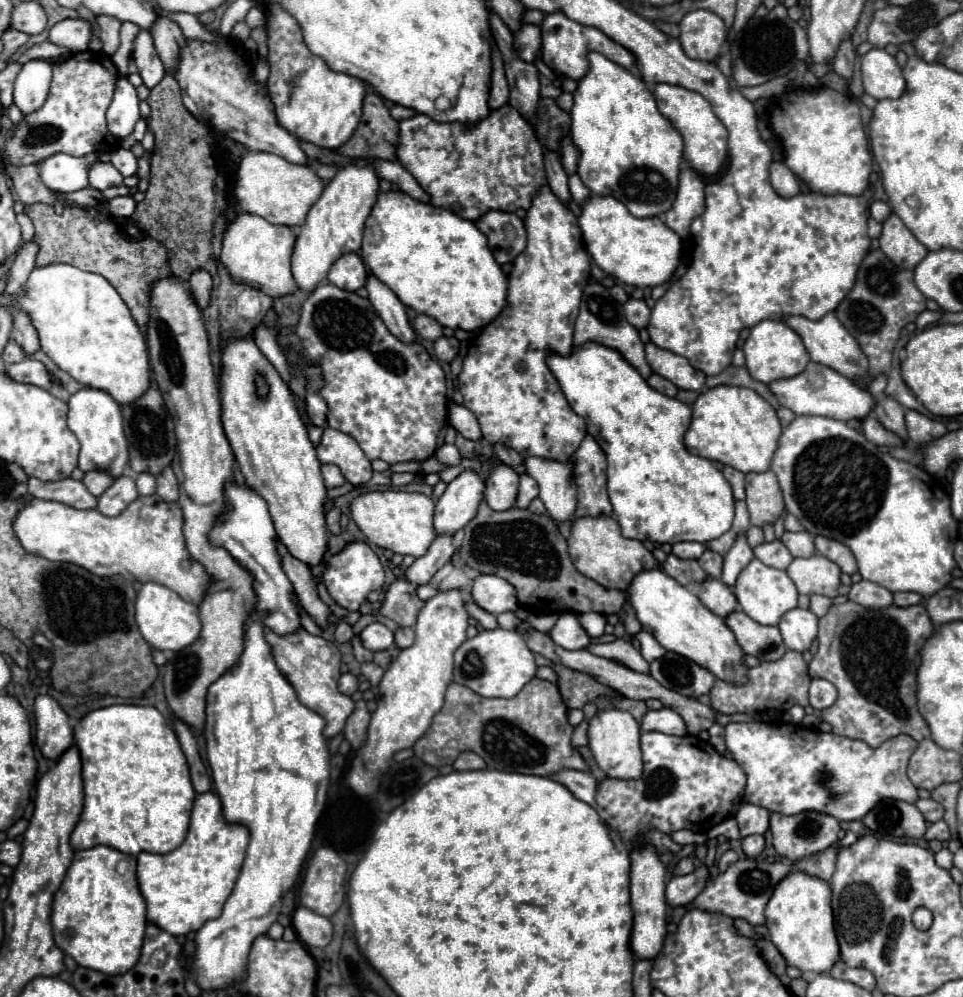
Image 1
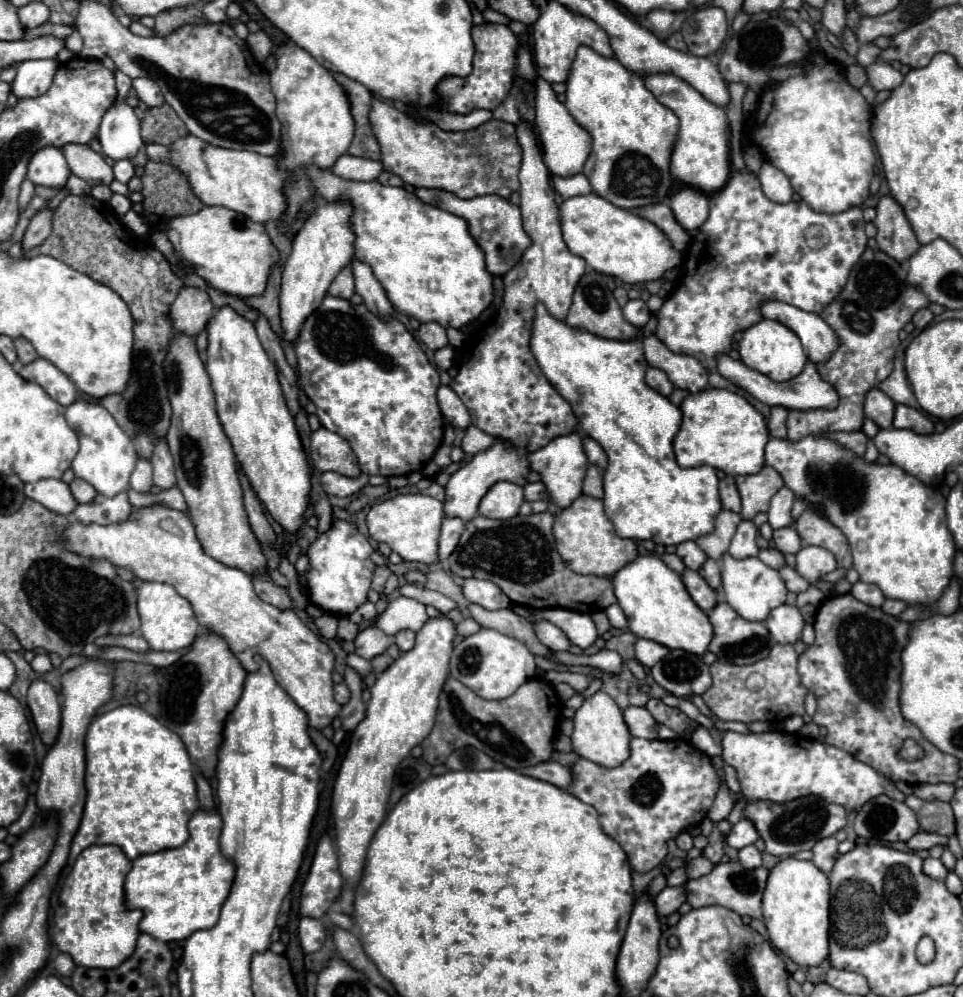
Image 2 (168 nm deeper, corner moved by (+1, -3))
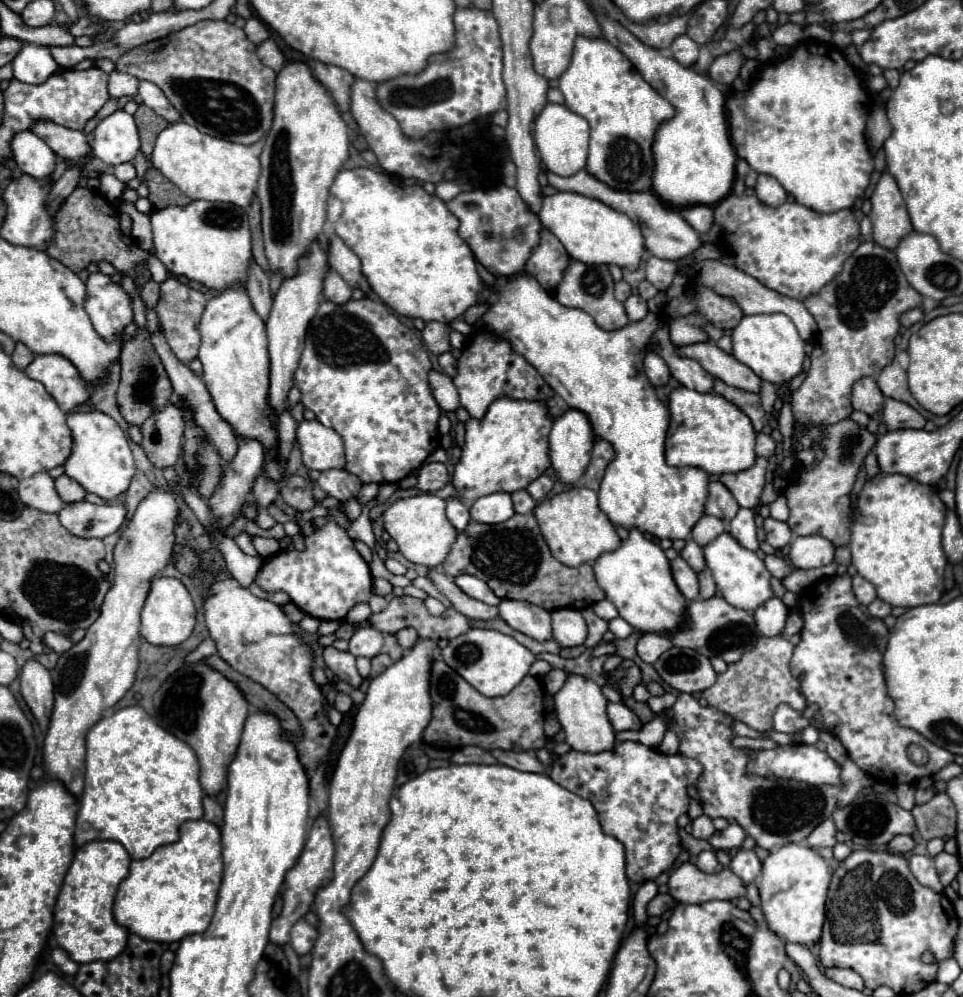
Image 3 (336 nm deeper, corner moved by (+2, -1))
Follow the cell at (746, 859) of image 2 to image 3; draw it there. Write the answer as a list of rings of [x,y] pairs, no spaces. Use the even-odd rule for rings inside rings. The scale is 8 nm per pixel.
[[[741,848],[741,850],[733,856],[729,868],[731,868],[743,882],[753,882],[753,880],[759,876],[759,872],[761,872],[761,860],[757,858],[757,854],[755,854],[753,850],[743,850],[743,848]]]

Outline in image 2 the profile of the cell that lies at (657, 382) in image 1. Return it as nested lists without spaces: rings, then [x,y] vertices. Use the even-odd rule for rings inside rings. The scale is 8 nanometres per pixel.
[[[652,366],[646,370],[646,384],[648,384],[650,388],[658,390],[658,392],[664,394],[664,396],[670,396],[670,392],[674,390],[674,386],[672,386],[672,382],[668,380],[666,372],[662,372],[662,370],[658,370],[658,368],[652,368]]]

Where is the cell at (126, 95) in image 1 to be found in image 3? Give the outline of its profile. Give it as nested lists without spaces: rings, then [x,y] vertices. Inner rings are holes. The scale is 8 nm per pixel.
[[[115,110],[93,130],[93,156],[109,166],[131,162],[139,150],[139,132],[135,120],[125,110]]]

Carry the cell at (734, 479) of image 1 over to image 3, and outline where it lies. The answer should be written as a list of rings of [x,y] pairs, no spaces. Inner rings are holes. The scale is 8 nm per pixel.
[[[711,482],[705,512],[711,516],[717,516],[725,524],[729,524],[729,520],[733,520],[737,510],[739,510],[739,504],[733,498],[733,494],[729,492],[729,488],[723,482]]]

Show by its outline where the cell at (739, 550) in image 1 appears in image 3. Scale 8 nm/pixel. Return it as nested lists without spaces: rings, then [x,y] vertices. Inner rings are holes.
[[[741,508],[737,512],[737,516],[729,522],[729,534],[747,550],[755,552],[759,548],[759,540],[755,534],[755,516],[757,516],[757,508],[755,510],[747,510]]]

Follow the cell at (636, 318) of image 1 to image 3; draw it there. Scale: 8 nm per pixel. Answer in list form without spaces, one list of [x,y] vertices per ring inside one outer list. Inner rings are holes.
[[[629,296],[625,300],[625,312],[631,322],[643,320],[647,316],[647,302],[641,296]]]

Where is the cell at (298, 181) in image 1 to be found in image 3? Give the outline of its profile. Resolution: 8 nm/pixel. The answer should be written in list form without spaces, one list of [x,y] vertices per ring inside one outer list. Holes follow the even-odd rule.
[[[175,122],[161,130],[151,154],[153,166],[177,184],[191,200],[211,200],[211,202],[231,202],[239,208],[249,208],[257,192],[257,182],[261,176],[261,142],[253,146],[233,144],[227,140],[217,140],[197,132],[197,128]]]

